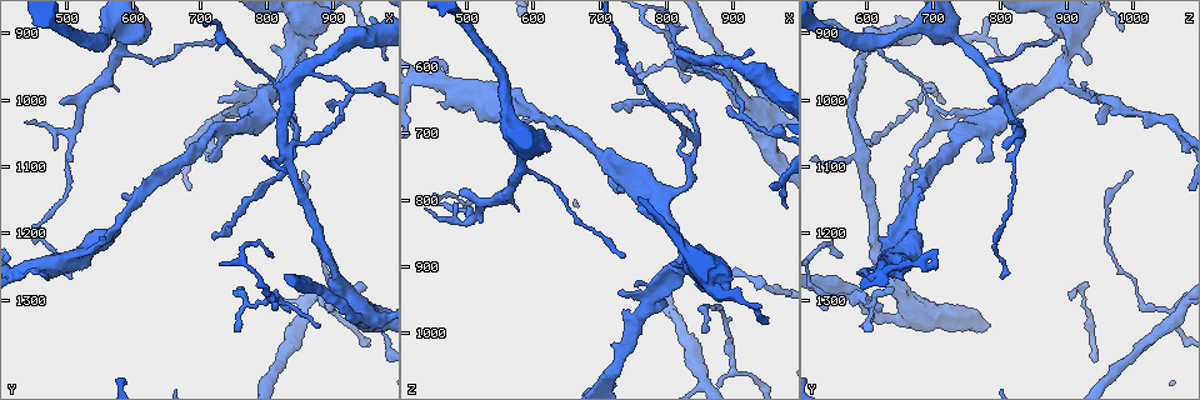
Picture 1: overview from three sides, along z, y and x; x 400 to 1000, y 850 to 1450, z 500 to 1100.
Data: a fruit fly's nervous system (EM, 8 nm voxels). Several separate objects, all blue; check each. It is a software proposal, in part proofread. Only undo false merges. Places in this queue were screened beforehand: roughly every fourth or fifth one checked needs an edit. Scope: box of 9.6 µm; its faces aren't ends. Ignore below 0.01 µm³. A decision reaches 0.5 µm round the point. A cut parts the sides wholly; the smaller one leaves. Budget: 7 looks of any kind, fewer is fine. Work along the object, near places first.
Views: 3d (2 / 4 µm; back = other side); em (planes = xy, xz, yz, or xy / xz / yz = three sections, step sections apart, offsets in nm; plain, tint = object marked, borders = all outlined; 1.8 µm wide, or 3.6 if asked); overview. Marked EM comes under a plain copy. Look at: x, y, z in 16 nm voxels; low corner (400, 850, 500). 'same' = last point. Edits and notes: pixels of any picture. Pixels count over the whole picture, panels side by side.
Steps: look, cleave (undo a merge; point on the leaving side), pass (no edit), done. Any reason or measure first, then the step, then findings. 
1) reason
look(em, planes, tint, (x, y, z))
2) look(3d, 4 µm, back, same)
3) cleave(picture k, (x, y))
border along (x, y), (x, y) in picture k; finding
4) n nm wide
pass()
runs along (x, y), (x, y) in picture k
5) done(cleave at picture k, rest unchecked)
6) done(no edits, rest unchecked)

a fork
look(3d, 2 µm, (835, 1020, 740))

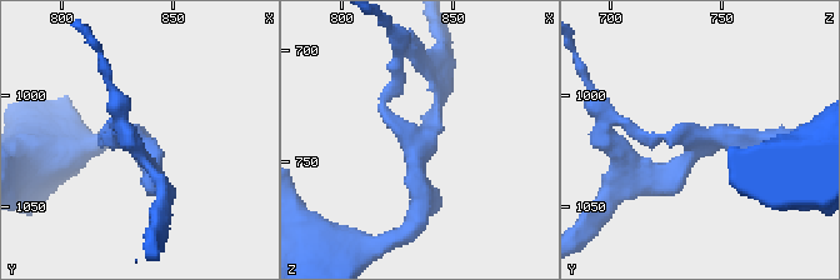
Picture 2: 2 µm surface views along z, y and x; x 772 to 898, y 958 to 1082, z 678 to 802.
3 arms
look(em, planes, tint, (833, 1020, 742))

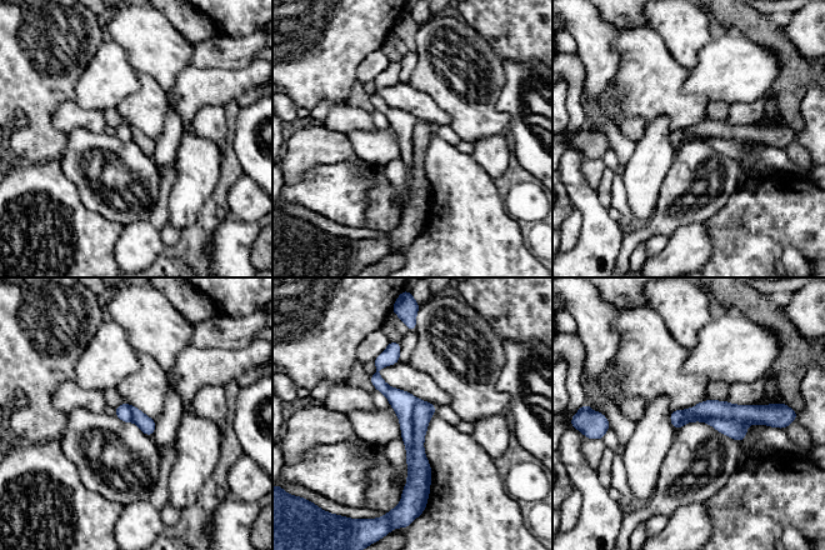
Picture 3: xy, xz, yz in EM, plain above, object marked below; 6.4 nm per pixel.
110 nm wide
cleave(picture 3, (403, 403))
two neurons meet here

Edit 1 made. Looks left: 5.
three-way junction
look(3d, 2 µm, (585, 1180, 655))

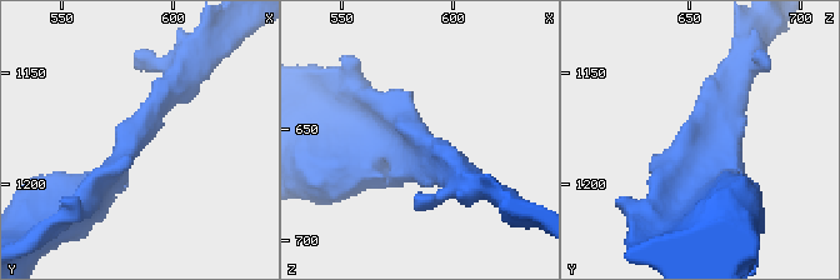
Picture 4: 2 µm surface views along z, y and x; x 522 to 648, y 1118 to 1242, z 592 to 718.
3 arms; arms of 180, 200, 340 nm; shape alone is not enough
look(em, xz, step 4, tint, (584, 1178, 654))

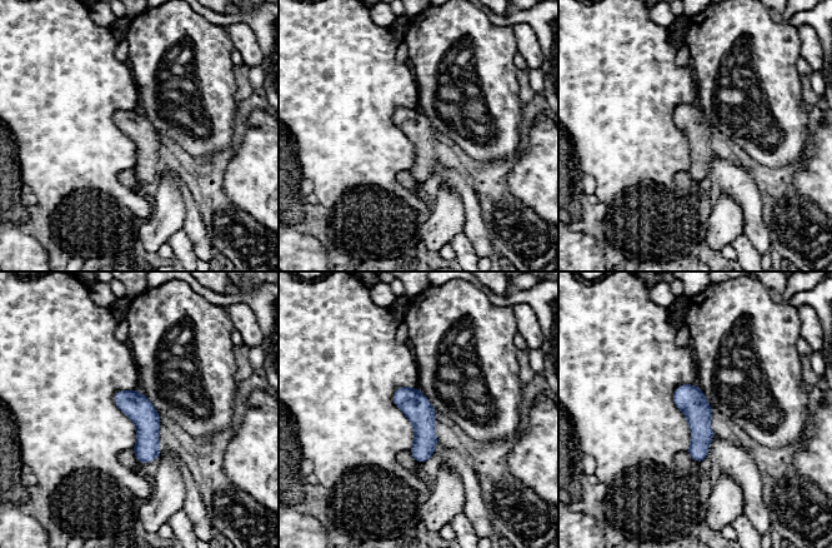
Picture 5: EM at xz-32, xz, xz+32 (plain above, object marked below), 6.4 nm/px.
pass()
runs along (685, 387), (698, 413), (697, 458) in picture 5; all the same neuron

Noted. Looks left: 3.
sharp bend
look(3d, 4 µm, (815, 1295, 595))

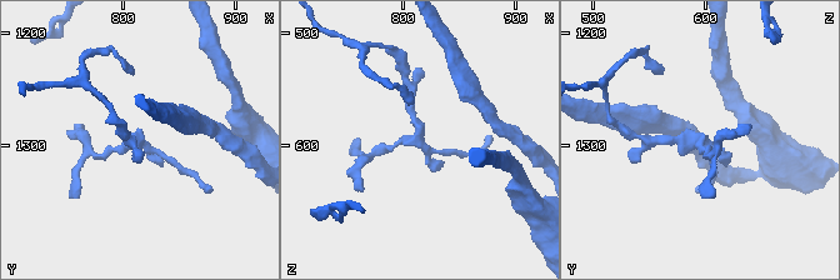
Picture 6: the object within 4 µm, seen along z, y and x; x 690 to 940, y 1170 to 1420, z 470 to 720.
look(em, planes, tint, (814, 1298, 592))

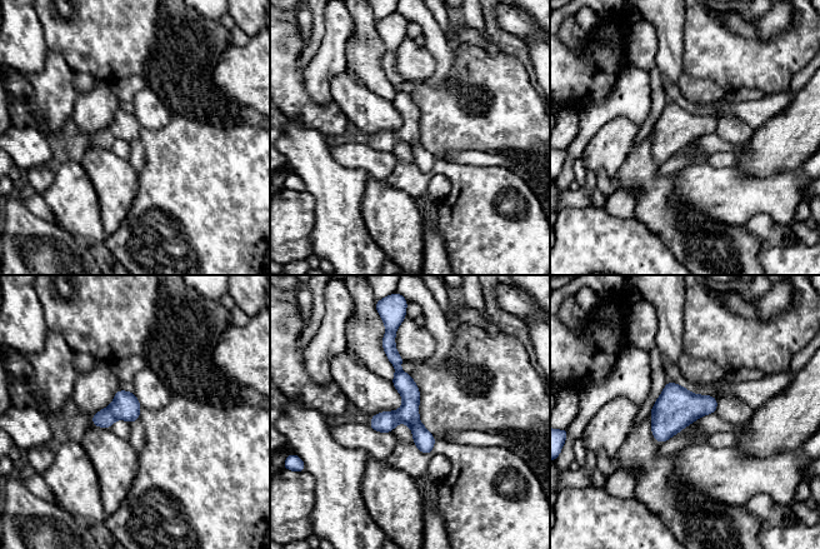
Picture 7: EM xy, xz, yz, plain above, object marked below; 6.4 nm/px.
130 nm wide
pass()
runs along (391, 343), (429, 450) in picture 7; one neuron here

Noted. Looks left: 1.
done(cleave at picture 3, rest unchecked)

